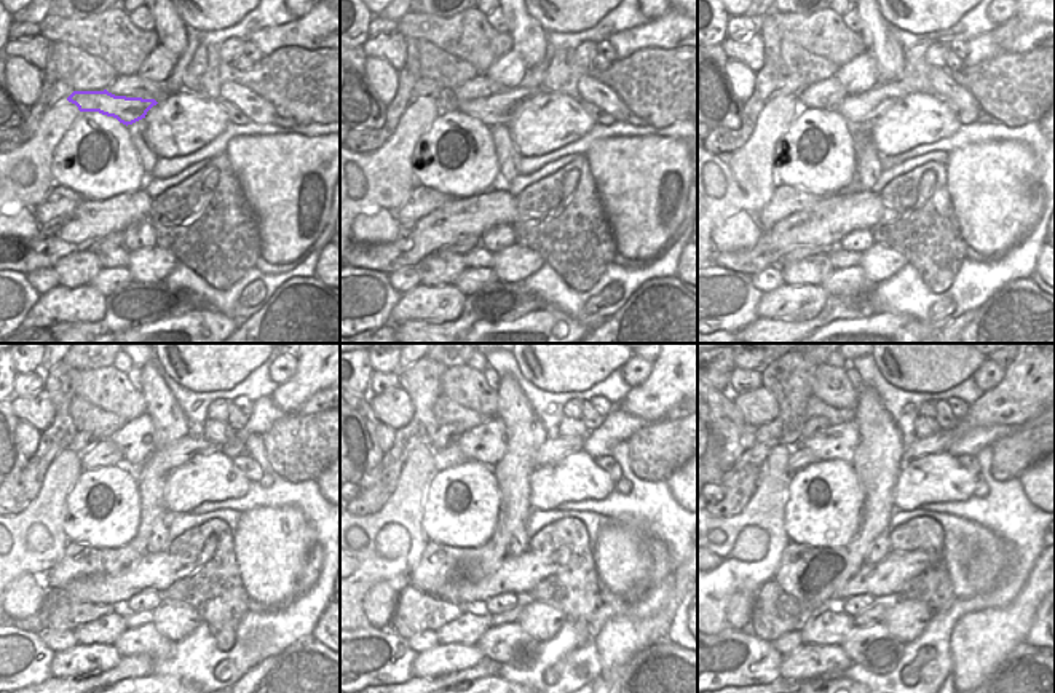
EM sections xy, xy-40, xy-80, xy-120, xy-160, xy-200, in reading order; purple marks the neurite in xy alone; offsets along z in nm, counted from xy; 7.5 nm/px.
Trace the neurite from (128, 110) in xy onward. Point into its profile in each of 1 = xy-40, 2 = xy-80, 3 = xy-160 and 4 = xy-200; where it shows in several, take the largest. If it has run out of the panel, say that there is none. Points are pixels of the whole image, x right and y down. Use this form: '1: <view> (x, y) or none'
1: xy-40 (500, 109)
2: xy-80 (861, 110)
3: xy-160 (553, 449)
4: xy-200 (1022, 395)

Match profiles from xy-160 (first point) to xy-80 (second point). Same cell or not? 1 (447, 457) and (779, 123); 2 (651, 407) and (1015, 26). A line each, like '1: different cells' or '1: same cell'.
1: different cells
2: same cell

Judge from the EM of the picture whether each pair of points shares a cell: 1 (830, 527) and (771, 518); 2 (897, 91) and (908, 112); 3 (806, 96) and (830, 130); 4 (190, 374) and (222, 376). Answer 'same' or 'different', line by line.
1: different
2: different
3: different
4: same

